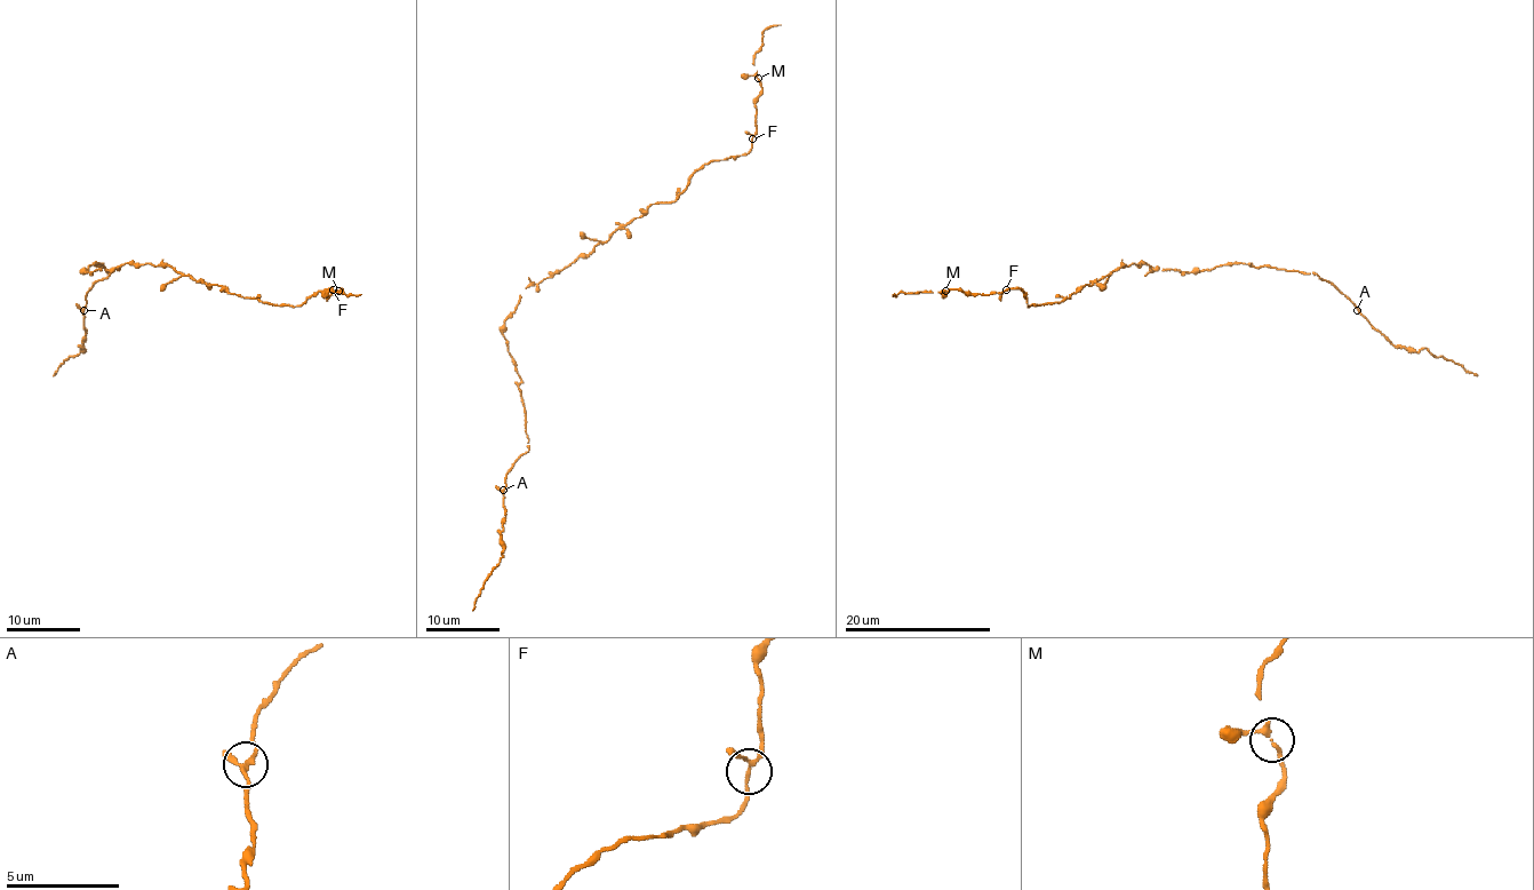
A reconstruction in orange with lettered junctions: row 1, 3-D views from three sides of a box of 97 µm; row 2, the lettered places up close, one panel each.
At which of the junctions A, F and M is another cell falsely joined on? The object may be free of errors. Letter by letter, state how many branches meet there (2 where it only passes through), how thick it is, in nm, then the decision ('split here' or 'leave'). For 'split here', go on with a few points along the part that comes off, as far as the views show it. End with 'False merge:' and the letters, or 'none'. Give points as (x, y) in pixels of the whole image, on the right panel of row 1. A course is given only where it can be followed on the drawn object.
A: 3 branches meet; 180 nm thick; leave
F: 3 branches meet; 140 nm thick; leave
M: 2 branches meet; 200 nm thick; leave
False merge: none

